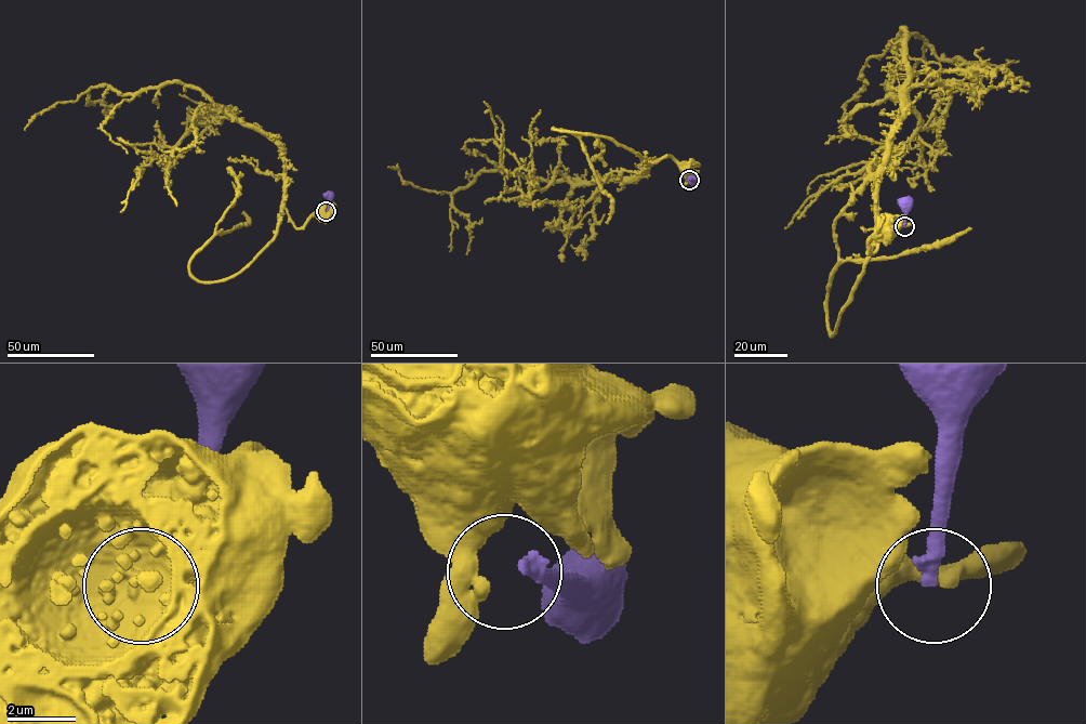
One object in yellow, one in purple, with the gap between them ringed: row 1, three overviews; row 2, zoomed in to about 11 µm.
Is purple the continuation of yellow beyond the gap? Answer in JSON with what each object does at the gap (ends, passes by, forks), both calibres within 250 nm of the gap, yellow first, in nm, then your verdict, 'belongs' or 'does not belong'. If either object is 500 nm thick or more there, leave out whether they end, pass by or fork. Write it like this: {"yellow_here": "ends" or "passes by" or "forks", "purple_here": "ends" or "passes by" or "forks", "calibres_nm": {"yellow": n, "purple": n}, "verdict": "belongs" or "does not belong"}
{"calibres_nm": {"yellow": 550, "purple": 360}, "verdict": "does not belong"}

